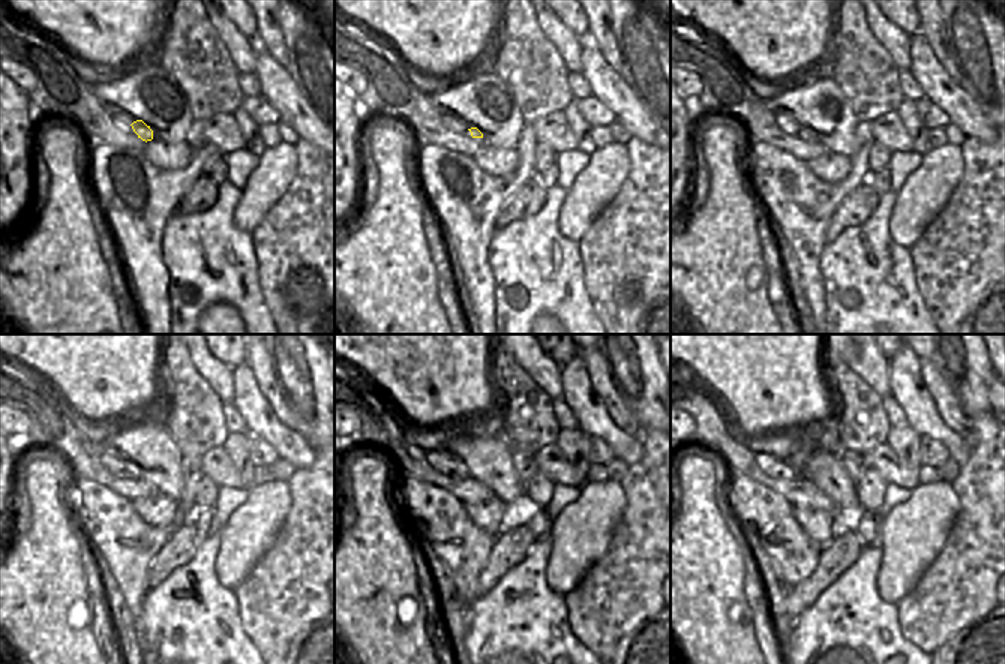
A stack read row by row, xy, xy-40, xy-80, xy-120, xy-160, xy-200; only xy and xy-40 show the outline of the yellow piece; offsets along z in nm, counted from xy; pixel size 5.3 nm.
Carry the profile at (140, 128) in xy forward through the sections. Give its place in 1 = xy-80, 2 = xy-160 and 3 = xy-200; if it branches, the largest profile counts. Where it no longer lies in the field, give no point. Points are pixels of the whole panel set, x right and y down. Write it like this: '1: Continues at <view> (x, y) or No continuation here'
1: Continues at xy-80 (806, 135)
2: Continues at xy-160 (459, 469)
3: Continues at xy-200 (795, 469)

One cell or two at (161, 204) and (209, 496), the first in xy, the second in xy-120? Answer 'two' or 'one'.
two

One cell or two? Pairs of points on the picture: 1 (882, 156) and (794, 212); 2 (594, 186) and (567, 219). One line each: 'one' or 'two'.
1: two
2: one

